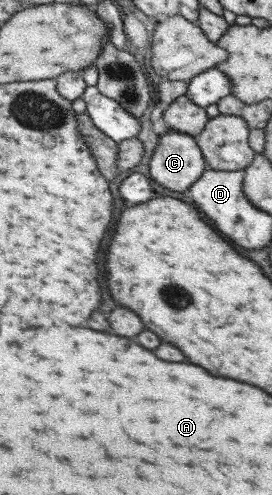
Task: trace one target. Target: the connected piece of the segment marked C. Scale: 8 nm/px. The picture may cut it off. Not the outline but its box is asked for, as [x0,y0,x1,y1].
[148,130,206,193]

